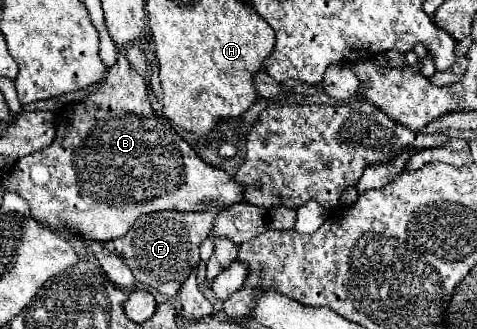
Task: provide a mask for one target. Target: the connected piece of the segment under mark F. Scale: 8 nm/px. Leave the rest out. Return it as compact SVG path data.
M167 210L149 213L139 217L127 235L109 241L105 247L125 261L137 283L149 285L167 297L177 297L179 287L200 262L199 245L207 237L207 231L211 231L211 219L215 215L219 215L219 211L197 213Z

